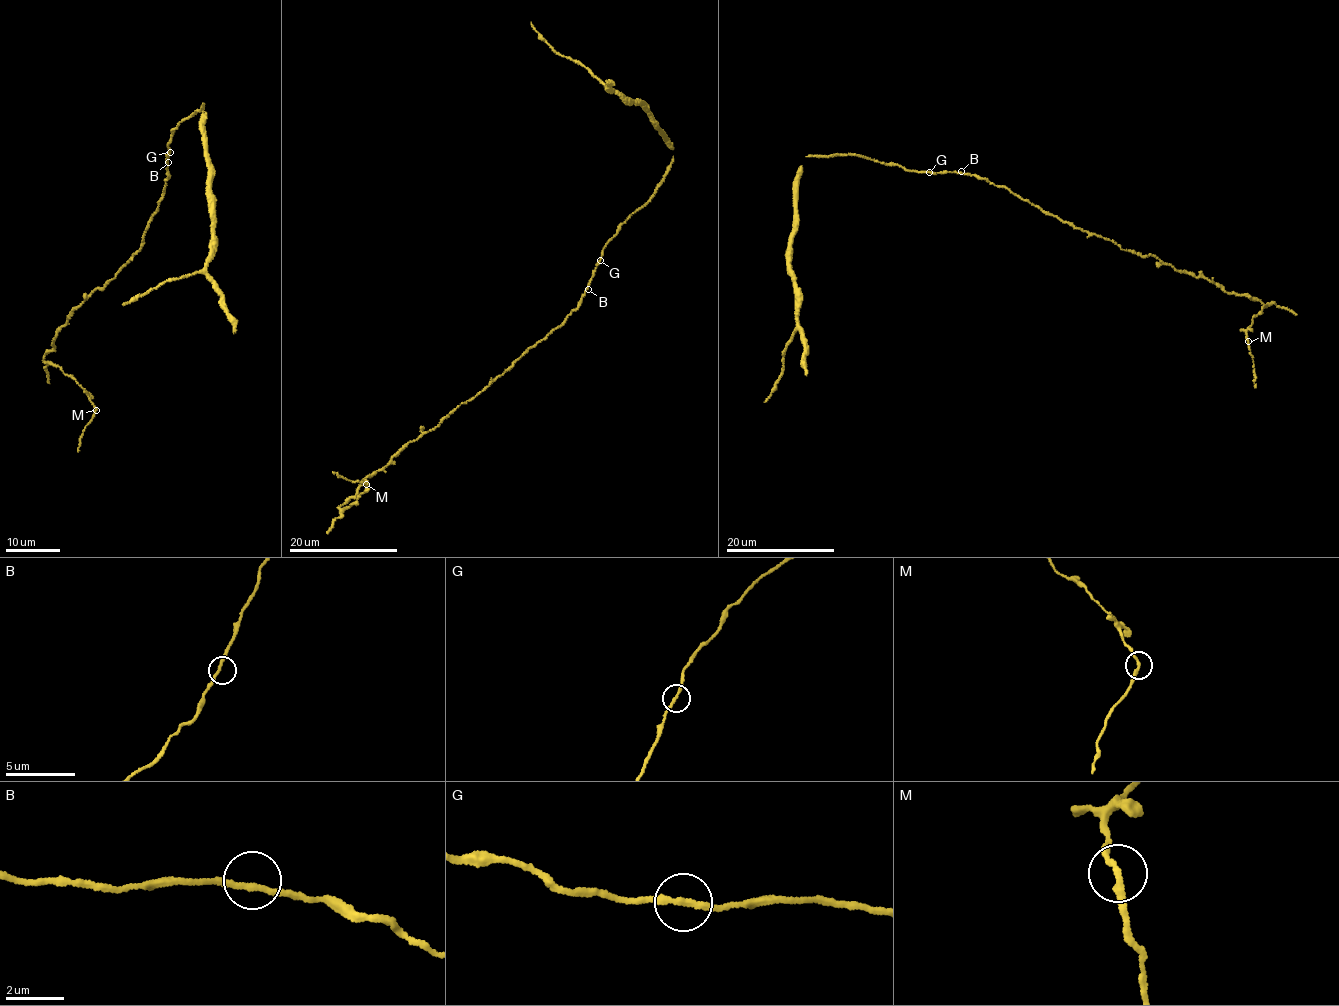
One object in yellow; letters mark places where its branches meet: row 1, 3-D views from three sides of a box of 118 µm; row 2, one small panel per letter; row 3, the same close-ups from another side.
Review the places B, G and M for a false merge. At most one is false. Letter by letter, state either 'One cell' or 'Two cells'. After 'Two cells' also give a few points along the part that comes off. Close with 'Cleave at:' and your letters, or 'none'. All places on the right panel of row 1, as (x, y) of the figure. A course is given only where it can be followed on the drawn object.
B: One cell
G: One cell
M: One cell
Cleave at: none

